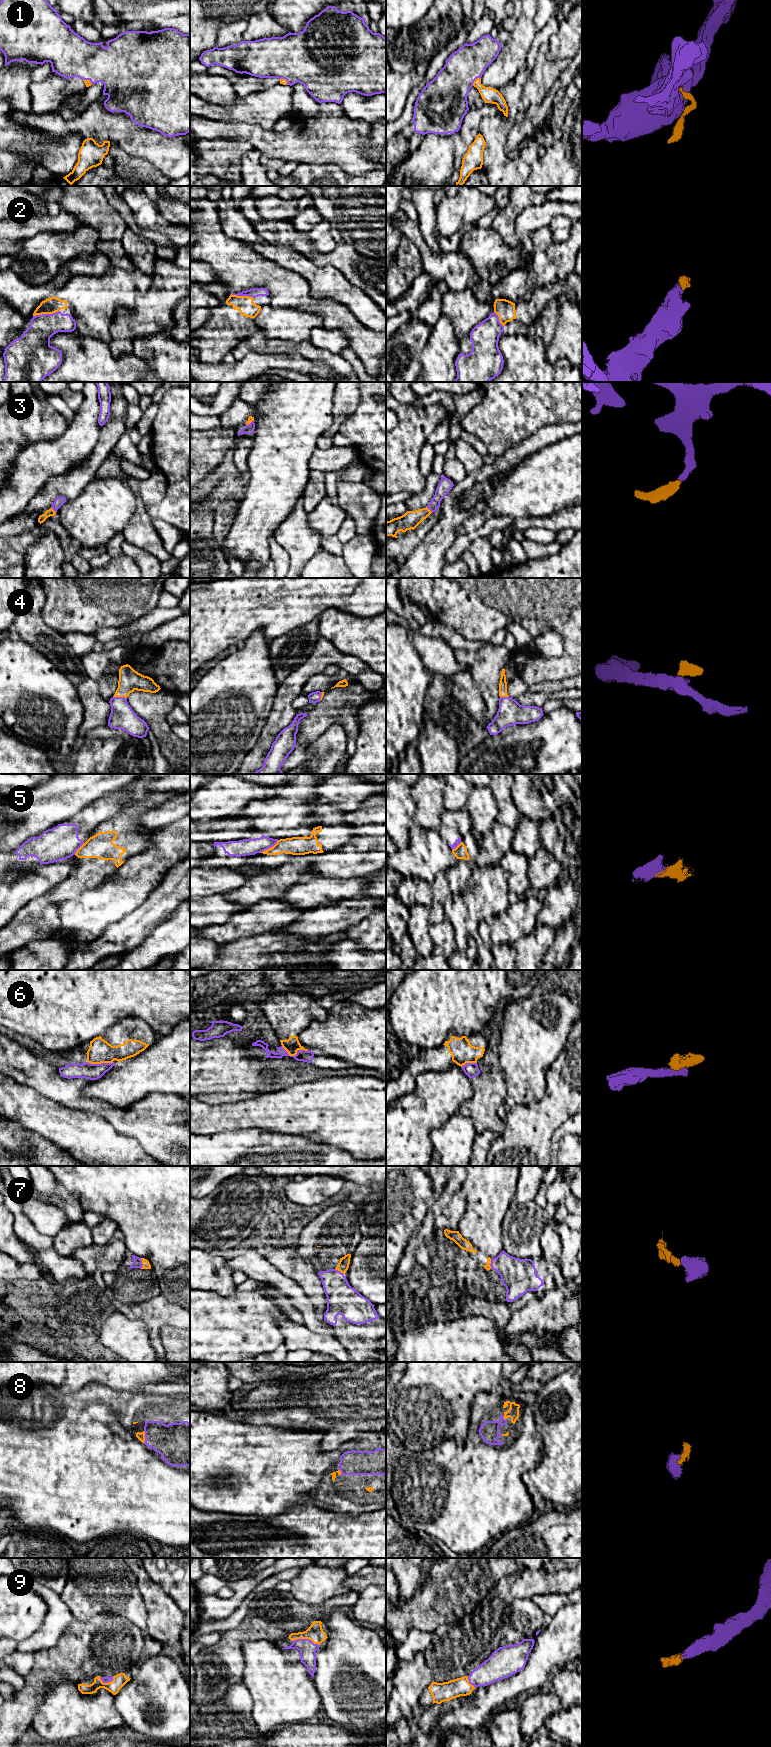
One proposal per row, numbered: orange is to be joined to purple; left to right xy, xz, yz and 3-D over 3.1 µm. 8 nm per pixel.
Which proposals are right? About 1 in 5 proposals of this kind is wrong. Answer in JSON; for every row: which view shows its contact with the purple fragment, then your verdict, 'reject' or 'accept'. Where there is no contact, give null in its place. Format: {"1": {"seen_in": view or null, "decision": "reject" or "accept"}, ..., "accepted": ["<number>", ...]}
{"1": {"seen_in": "yz", "decision": "accept"}, "2": {"seen_in": "xy", "decision": "accept"}, "3": {"seen_in": "yz", "decision": "accept"}, "4": {"seen_in": "xy", "decision": "accept"}, "5": {"seen_in": "xz", "decision": "reject"}, "6": {"seen_in": "xz", "decision": "reject"}, "7": {"seen_in": "xy", "decision": "accept"}, "8": {"seen_in": "xy", "decision": "accept"}, "9": {"seen_in": "xz", "decision": "accept"}, "accepted": ["1", "2", "3", "4", "7", "8", "9"]}

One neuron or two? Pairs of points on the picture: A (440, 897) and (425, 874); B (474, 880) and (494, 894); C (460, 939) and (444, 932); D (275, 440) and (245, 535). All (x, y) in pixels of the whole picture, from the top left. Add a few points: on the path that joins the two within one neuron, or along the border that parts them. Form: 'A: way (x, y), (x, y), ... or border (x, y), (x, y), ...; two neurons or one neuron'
A: border (442, 871), (435, 875), (430, 884); two neurons
B: way (479, 880), (489, 889); one neuron
C: border (454, 934), (456, 947); two neurons
D: way (271, 464), (271, 495), (261, 511); one neuron

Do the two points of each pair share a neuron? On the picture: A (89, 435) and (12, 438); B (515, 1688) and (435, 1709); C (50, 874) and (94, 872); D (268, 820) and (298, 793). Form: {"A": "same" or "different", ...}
{"A": "different", "B": "same", "C": "different", "D": "same"}

